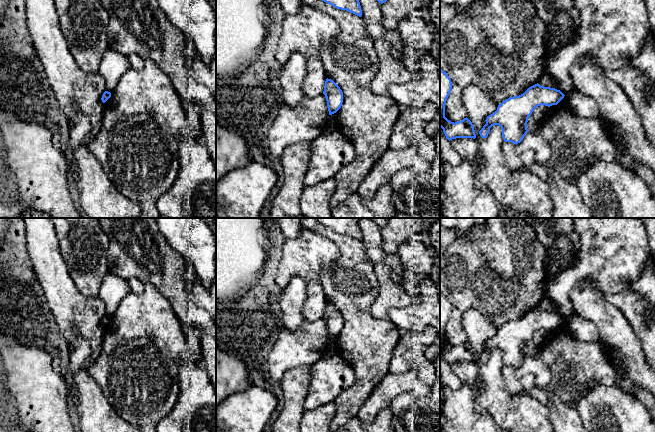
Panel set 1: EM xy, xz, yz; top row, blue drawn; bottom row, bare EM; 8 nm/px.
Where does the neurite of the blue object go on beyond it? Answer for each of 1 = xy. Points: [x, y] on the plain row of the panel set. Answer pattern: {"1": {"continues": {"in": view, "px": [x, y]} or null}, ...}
{"1": {"continues": null}}

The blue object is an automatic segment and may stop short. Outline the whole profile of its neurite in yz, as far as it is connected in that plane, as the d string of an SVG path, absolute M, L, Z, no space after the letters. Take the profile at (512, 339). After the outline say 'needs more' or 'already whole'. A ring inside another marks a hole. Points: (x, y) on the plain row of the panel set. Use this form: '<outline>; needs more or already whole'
M538 307L529 311L523 318L510 321L498 329L497 334L487 340L486 348L479 355L486 362L490 352L499 349L505 366L520 367L527 358L529 340L538 330L557 329L564 318L555 312L540 310Z; already whole

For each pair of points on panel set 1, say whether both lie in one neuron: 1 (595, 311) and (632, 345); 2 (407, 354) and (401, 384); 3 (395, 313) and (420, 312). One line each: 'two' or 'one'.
1: one
2: two
3: one

